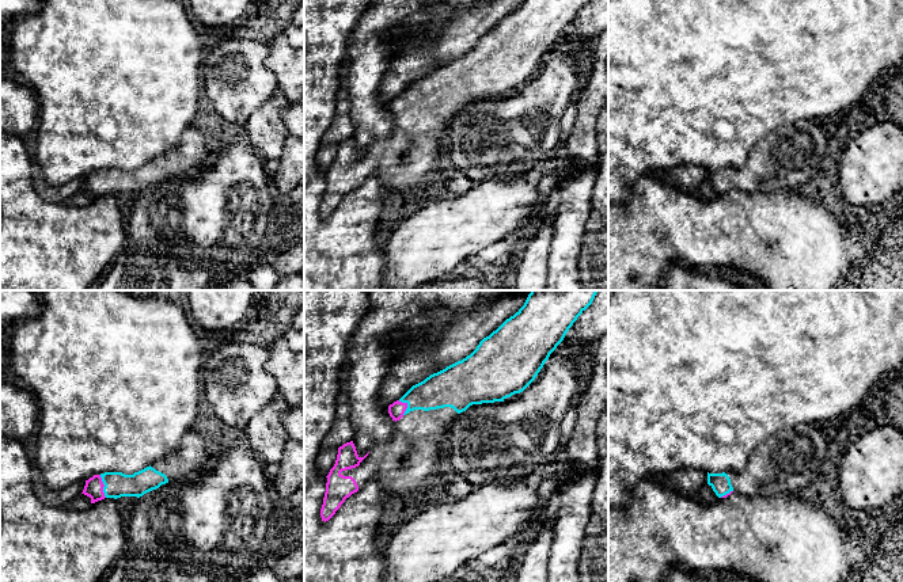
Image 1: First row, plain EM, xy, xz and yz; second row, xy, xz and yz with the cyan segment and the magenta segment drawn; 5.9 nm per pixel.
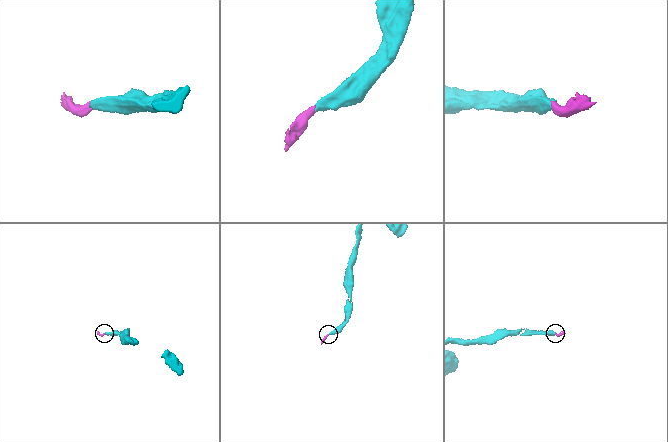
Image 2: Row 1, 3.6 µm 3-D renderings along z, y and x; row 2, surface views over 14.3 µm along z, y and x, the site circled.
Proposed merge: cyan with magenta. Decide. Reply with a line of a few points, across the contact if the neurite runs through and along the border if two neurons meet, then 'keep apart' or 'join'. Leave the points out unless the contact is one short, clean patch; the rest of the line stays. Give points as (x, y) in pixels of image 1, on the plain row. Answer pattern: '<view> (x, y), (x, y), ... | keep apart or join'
xy (117, 181), (105, 182), (94, 182) | join

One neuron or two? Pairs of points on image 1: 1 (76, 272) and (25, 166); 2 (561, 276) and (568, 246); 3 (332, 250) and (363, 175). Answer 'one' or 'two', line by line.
1: one
2: one
3: two

